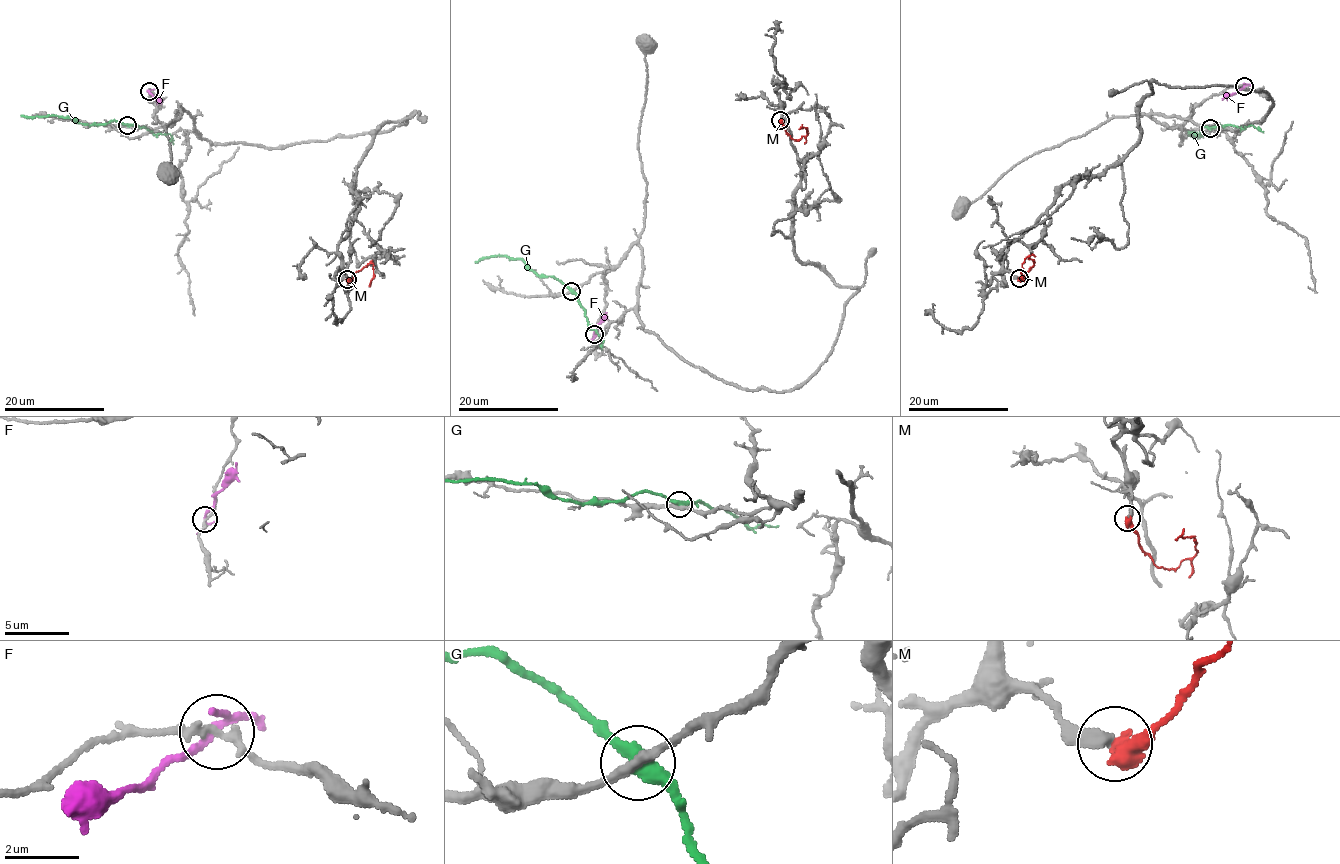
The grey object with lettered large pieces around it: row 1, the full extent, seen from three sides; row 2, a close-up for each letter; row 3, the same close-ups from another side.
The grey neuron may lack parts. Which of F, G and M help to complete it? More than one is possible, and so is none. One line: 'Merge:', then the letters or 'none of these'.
Merge: none of these

